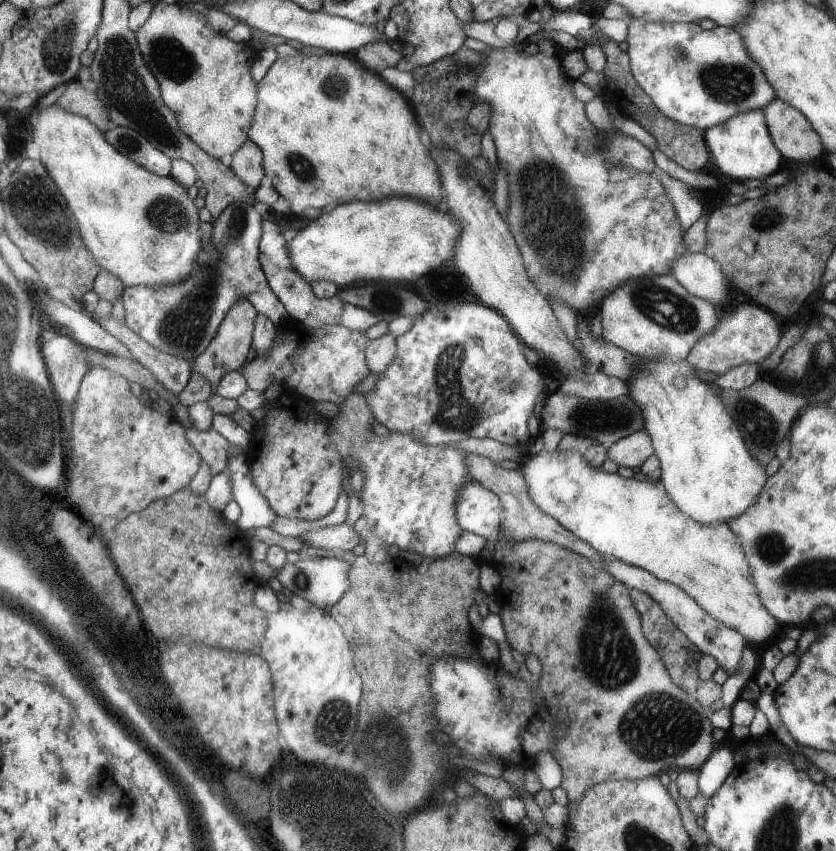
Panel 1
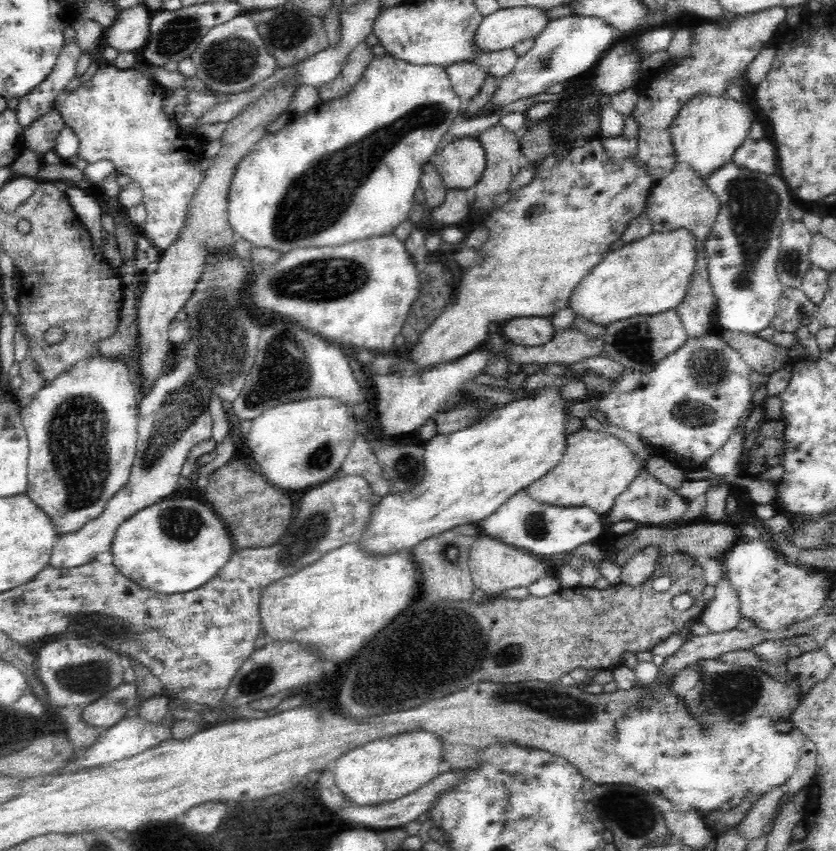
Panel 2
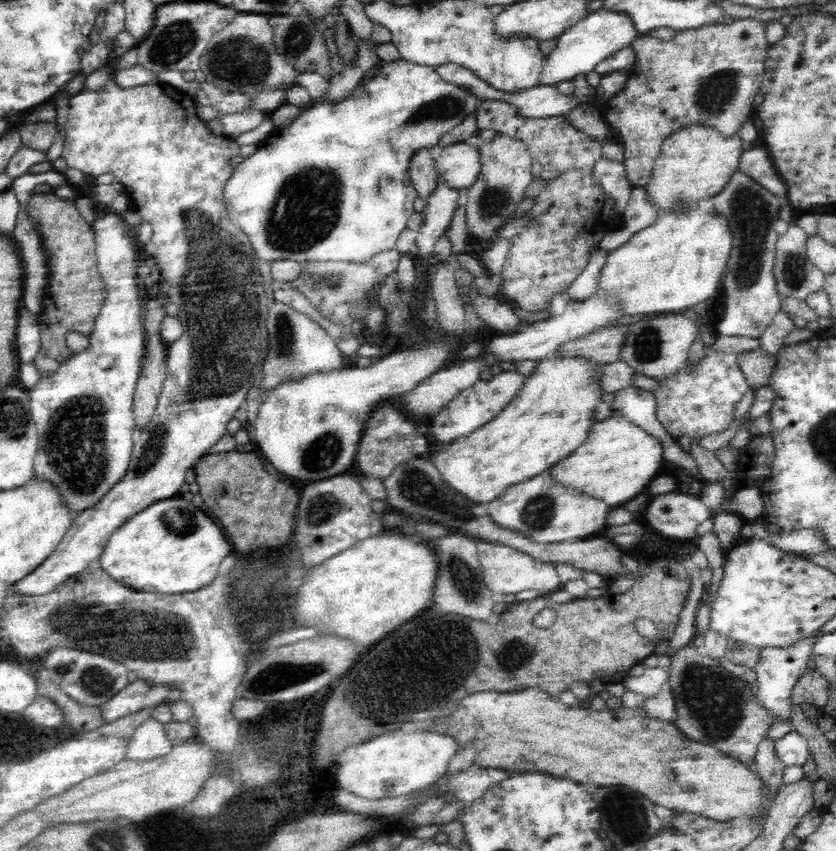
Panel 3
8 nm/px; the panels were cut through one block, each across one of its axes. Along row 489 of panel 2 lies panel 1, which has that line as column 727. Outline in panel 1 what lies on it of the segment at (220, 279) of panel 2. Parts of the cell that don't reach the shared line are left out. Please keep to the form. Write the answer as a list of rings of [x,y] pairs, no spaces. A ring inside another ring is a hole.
[[[748,110],[748,112],[736,114],[724,124],[706,128],[703,135],[709,144],[710,154],[713,155],[711,169],[719,170],[732,181],[765,180],[780,171],[782,154],[769,133],[764,110]]]

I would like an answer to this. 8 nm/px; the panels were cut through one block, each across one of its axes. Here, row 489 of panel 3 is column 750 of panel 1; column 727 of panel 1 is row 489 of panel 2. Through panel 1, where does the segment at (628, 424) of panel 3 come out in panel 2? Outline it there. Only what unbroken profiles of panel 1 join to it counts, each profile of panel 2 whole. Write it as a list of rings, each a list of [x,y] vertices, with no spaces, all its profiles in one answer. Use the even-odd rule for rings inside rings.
[[[583,427],[567,436],[567,445],[559,463],[548,474],[527,486],[525,491],[528,497],[540,505],[564,508],[585,506],[596,514],[606,516],[614,506],[615,498],[628,488],[642,469],[646,469],[645,464],[646,461],[643,464],[640,459],[636,459],[626,443],[610,433]]]

